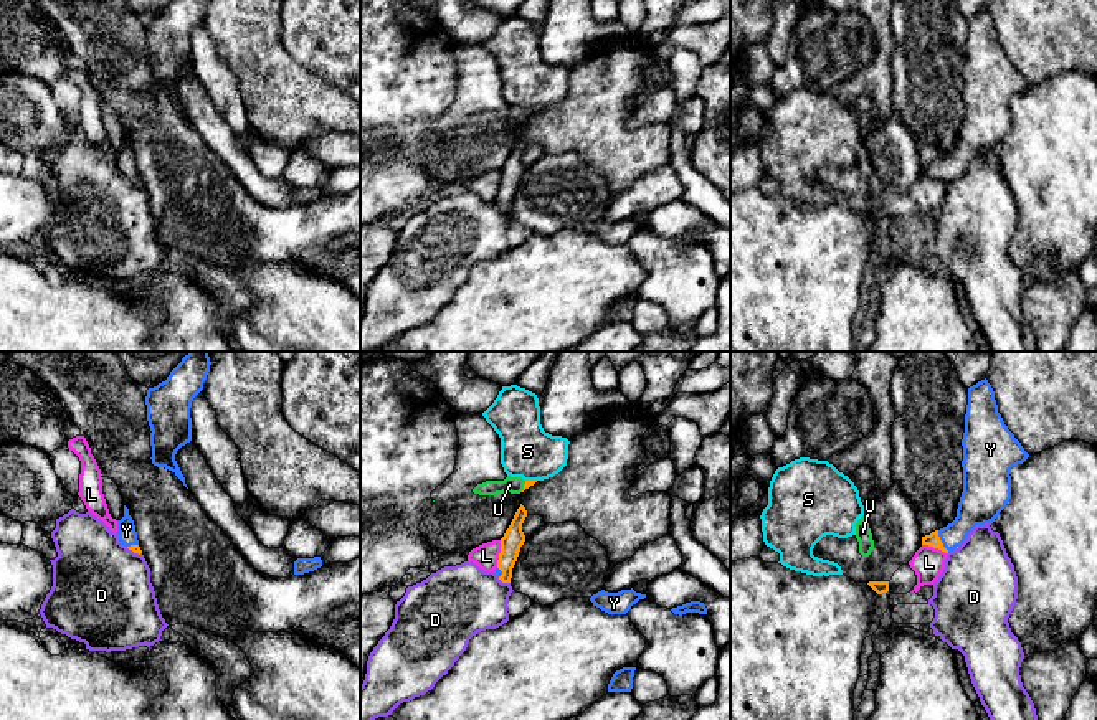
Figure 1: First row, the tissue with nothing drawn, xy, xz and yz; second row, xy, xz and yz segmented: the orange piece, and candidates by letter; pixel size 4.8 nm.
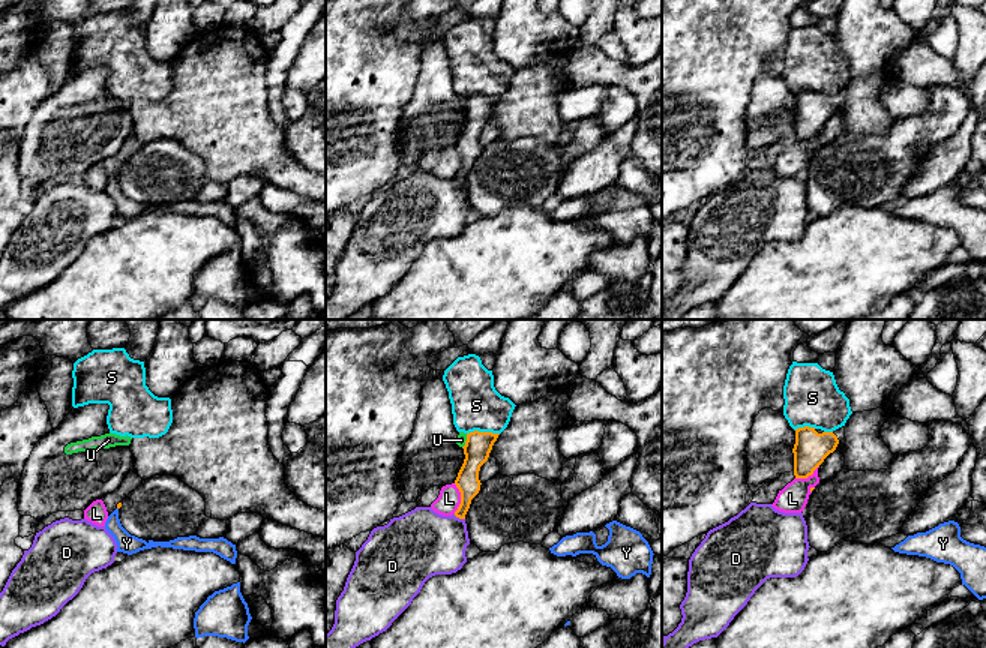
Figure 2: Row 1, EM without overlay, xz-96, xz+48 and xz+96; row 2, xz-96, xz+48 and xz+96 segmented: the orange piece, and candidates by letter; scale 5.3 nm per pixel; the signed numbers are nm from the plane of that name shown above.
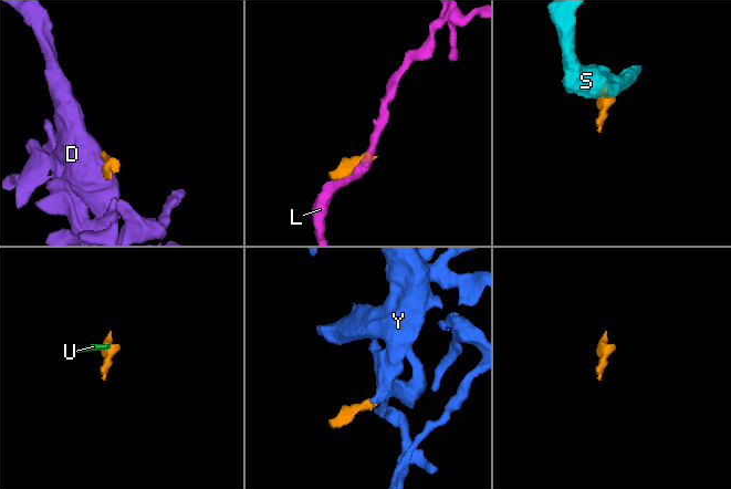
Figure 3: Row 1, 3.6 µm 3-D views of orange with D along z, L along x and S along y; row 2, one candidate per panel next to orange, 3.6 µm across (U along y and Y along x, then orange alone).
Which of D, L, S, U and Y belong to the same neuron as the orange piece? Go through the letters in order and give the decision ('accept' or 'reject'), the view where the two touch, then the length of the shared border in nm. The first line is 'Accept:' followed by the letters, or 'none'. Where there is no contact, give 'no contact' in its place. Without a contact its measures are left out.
Accept: Y
D: reject; meets orange in xz; contact 70 nm long
L: reject; meets orange in xz; contact 140 nm long
S: reject; meets orange in xz; contact 60 nm long
U: reject; meets orange in xz; contact 60 nm long
Y: accept; meets orange in yz; contact 120 nm long

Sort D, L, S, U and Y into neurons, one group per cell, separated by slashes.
D / L / S / U / Y

